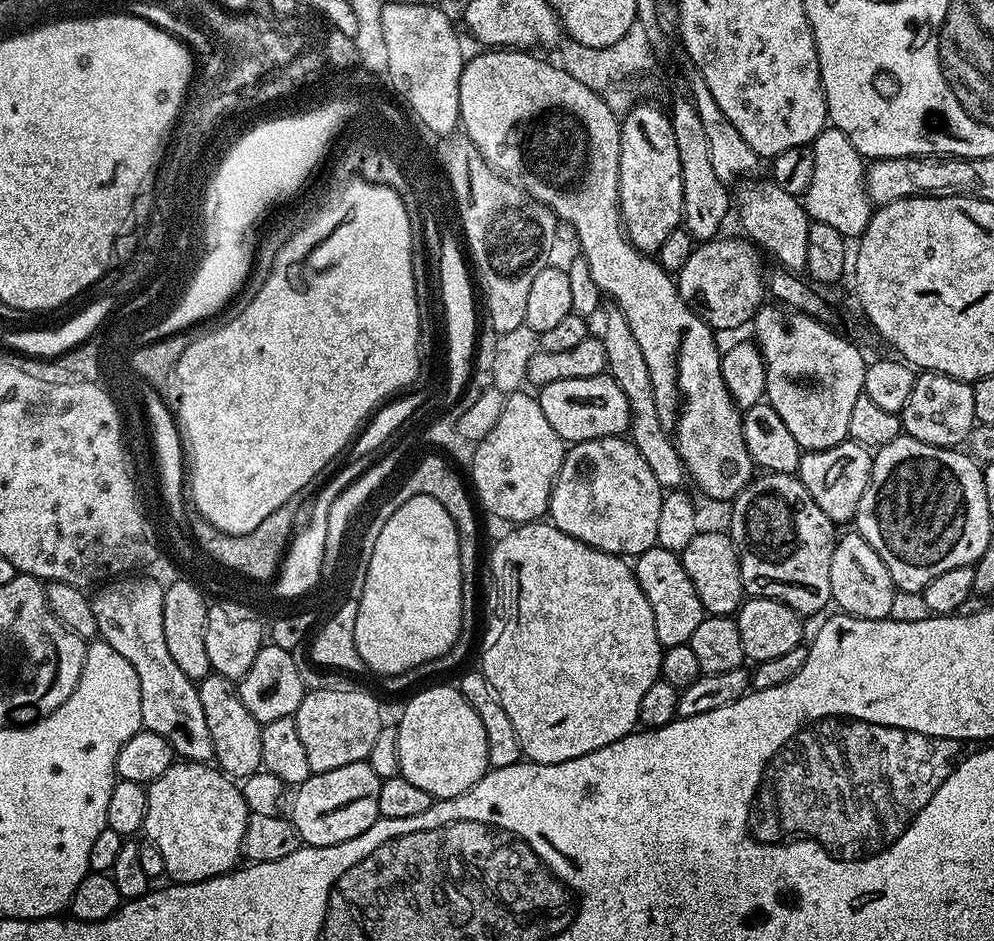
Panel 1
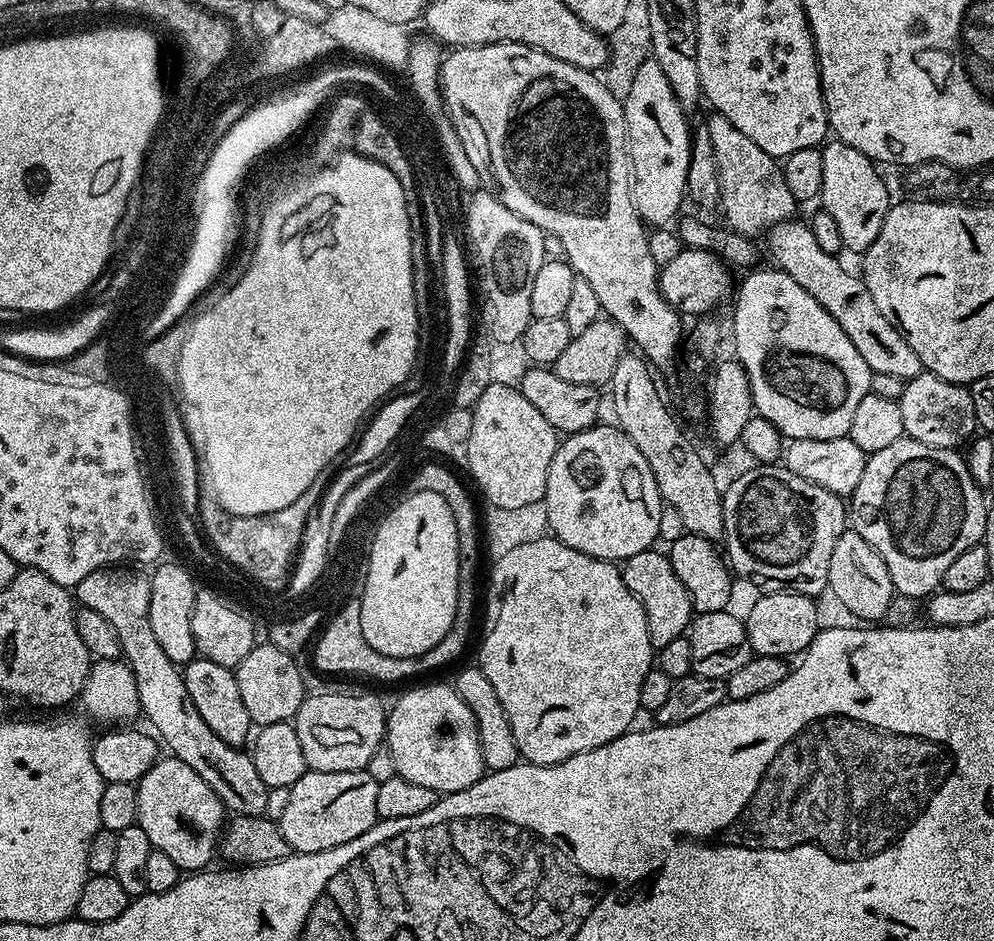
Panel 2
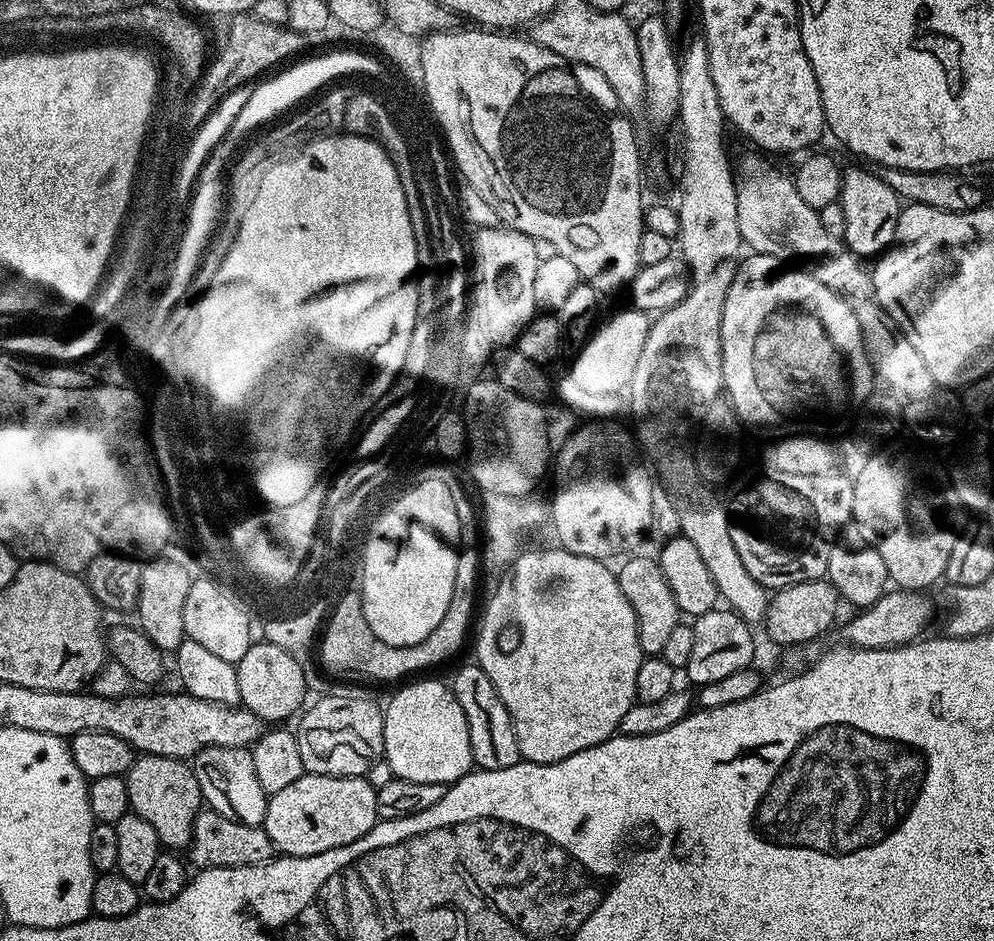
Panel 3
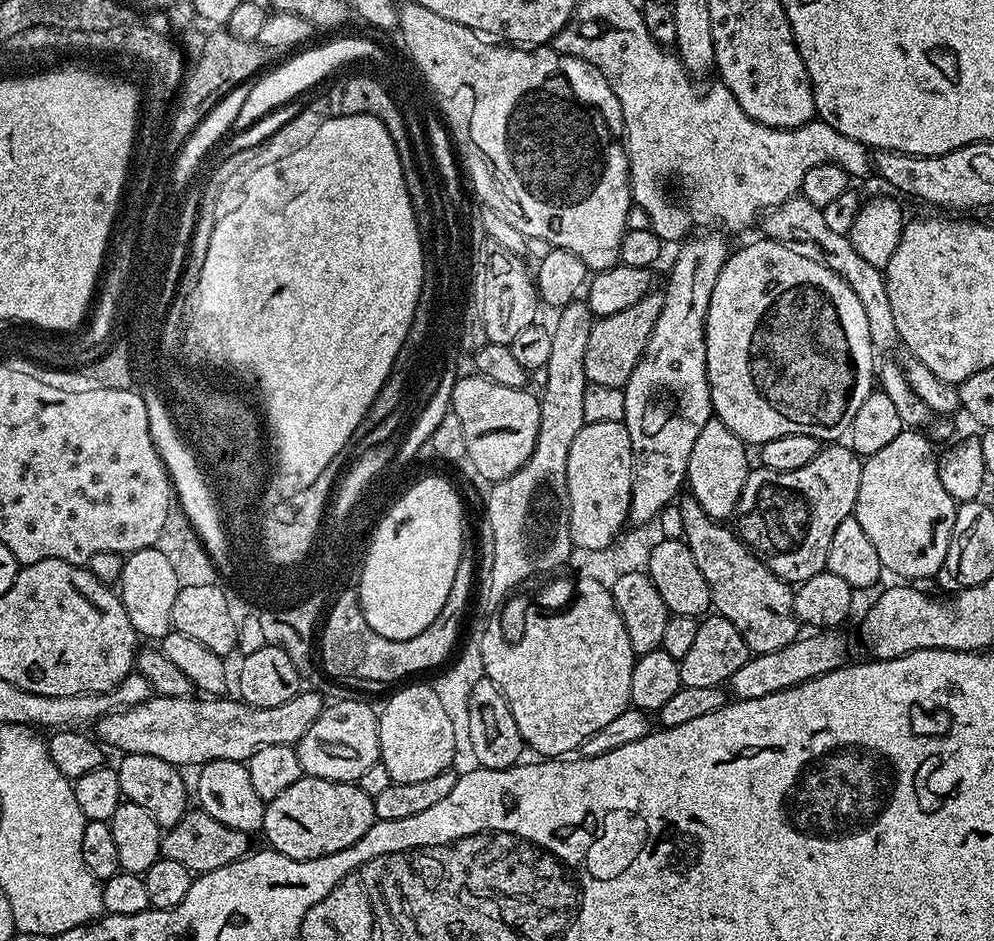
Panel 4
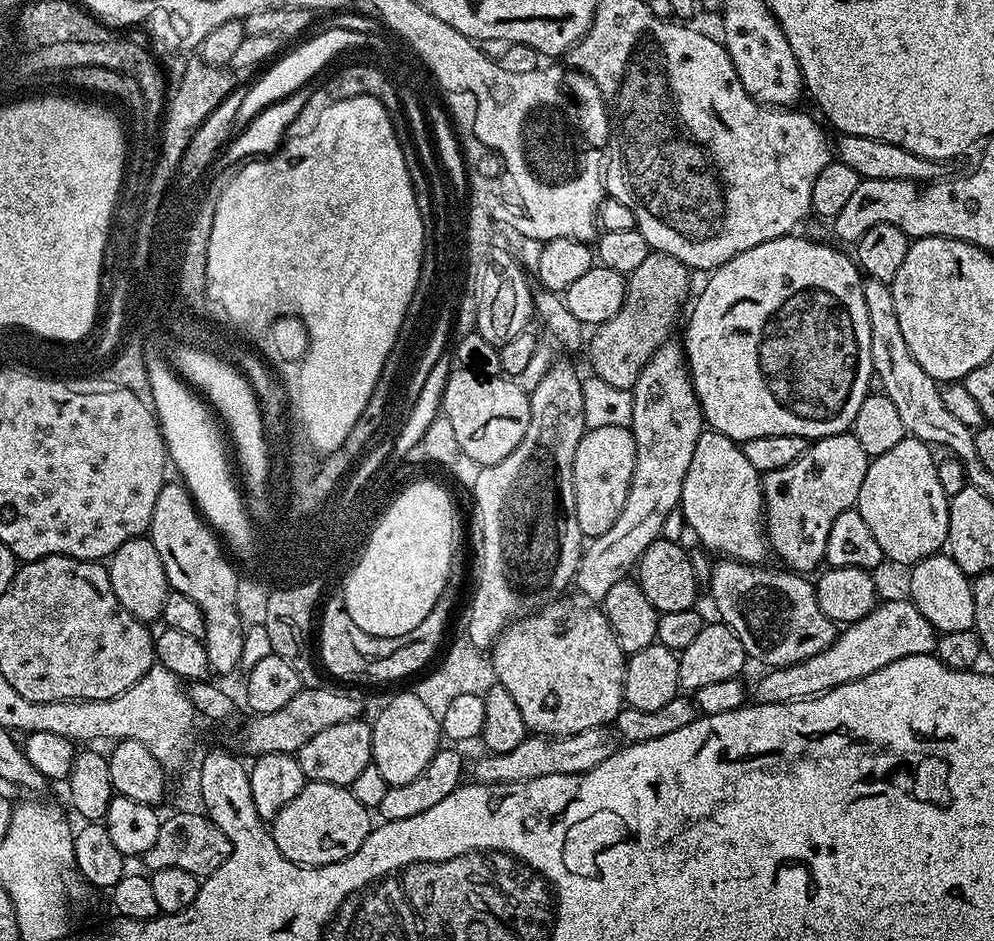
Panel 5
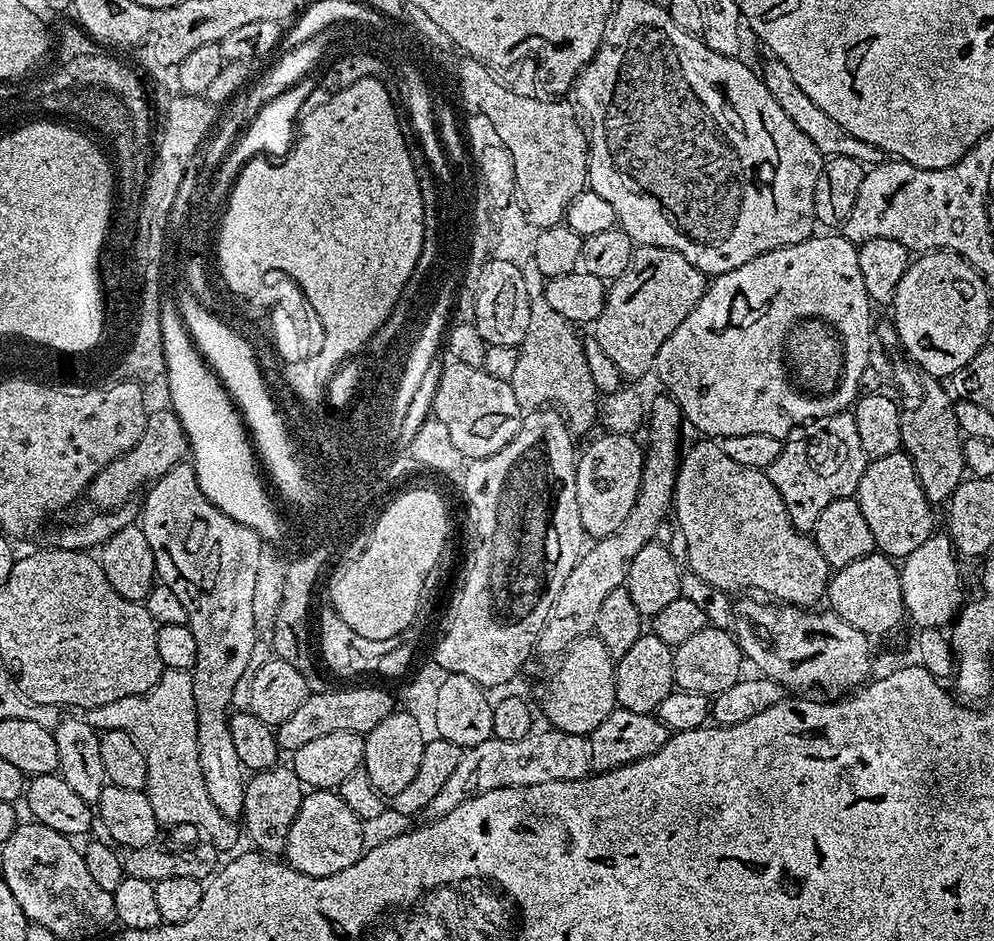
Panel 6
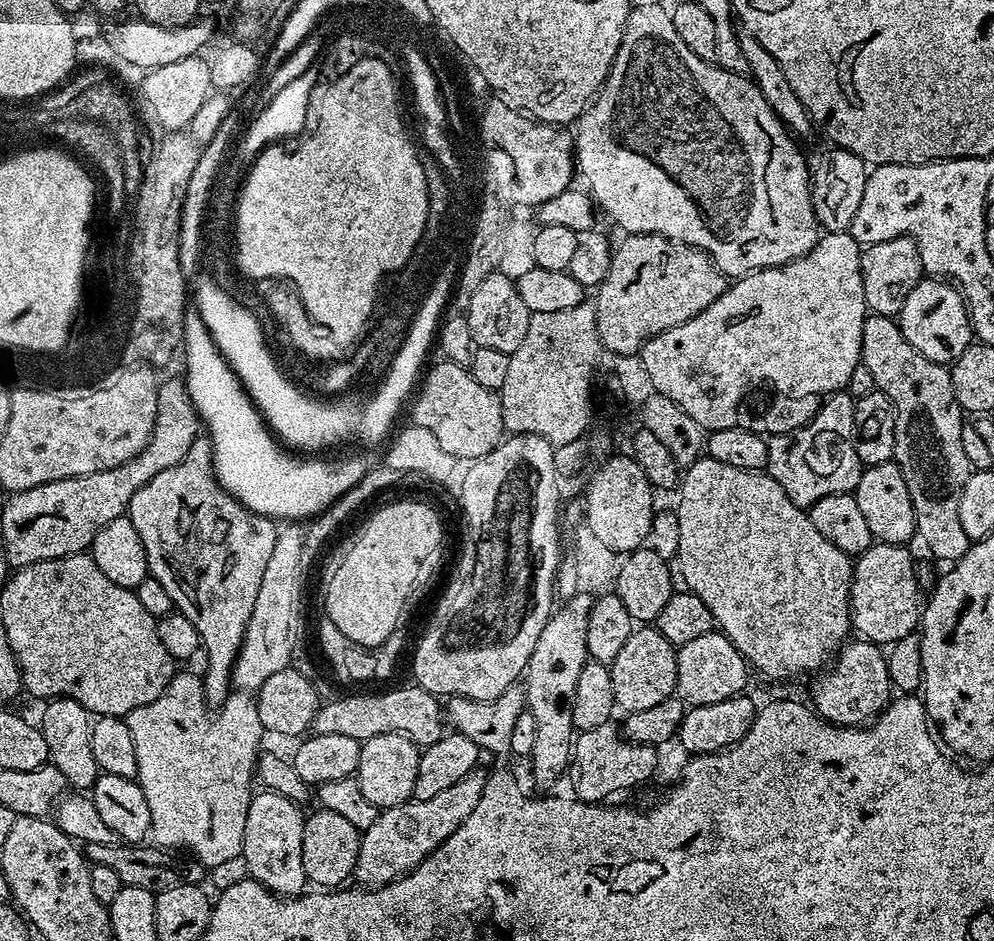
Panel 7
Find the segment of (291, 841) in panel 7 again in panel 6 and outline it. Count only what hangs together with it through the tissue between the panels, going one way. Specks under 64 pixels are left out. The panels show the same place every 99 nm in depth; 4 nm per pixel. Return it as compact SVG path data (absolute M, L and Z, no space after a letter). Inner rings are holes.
M290 766L267 768L261 772L253 772L247 777L244 786L244 815L242 828L248 831L248 840L255 851L276 858L283 853L290 826L298 814L298 806L302 806L306 789Z

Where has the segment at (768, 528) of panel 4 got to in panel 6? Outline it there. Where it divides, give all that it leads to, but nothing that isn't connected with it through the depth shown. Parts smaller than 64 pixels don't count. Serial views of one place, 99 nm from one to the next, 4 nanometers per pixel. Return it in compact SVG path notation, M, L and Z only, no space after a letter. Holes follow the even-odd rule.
M851 411L828 417L821 428L824 429L814 433L809 440L789 439L782 454L778 454L778 458L774 458L772 465L766 469L770 482L774 482L784 499L790 522L797 532L805 534L815 528L818 514L822 514L830 502L847 496L855 497L858 482L870 463L862 450L856 418Z

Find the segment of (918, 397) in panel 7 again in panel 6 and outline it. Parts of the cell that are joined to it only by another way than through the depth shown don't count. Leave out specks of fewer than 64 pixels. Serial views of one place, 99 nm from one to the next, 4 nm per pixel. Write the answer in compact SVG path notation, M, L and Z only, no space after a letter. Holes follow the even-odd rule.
M929 383L920 399L901 413L901 447L912 460L916 476L919 479L929 501L933 504L947 501L953 491L965 477L964 449L962 433L957 424L955 405L949 391L936 384Z

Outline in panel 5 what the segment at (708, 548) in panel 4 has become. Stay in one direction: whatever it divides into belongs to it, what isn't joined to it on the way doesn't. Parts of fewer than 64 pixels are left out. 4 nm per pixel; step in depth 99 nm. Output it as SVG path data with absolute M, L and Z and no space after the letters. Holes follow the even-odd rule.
M720 558L712 568L708 588L719 619L742 642L745 653L769 669L802 662L836 641L838 625L818 606L815 583L807 575L779 567L742 564Z

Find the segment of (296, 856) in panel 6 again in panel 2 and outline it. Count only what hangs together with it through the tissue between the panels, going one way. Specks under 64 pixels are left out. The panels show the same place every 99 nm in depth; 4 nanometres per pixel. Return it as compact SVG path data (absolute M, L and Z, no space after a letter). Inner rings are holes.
M367 770L359 772L304 772L287 789L284 809L278 815L282 838L296 854L321 852L342 842L354 842L378 823L378 784Z

